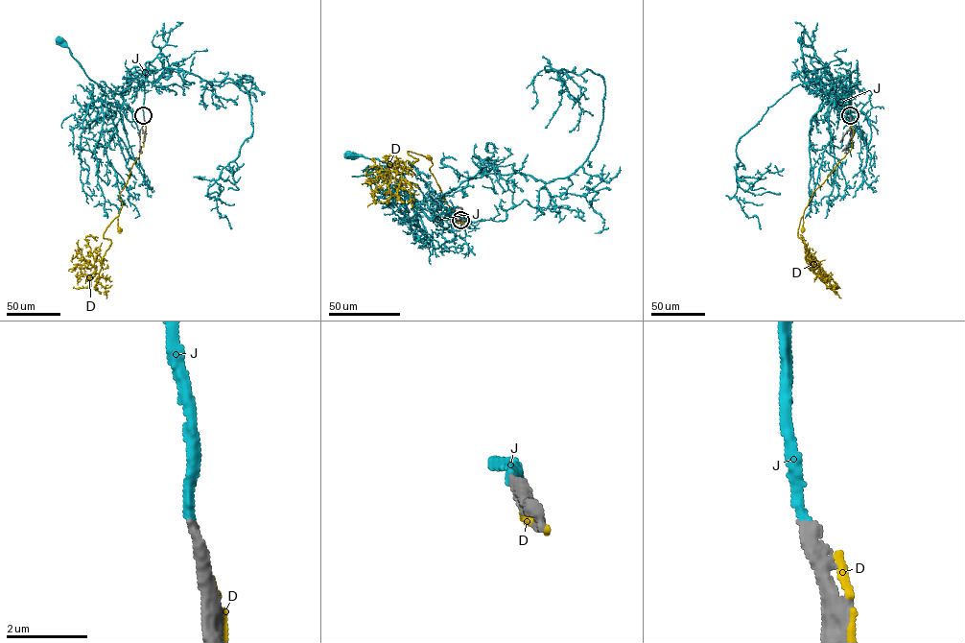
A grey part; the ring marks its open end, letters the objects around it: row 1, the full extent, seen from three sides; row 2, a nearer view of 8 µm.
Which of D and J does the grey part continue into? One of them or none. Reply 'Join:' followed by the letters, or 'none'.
Join: J

